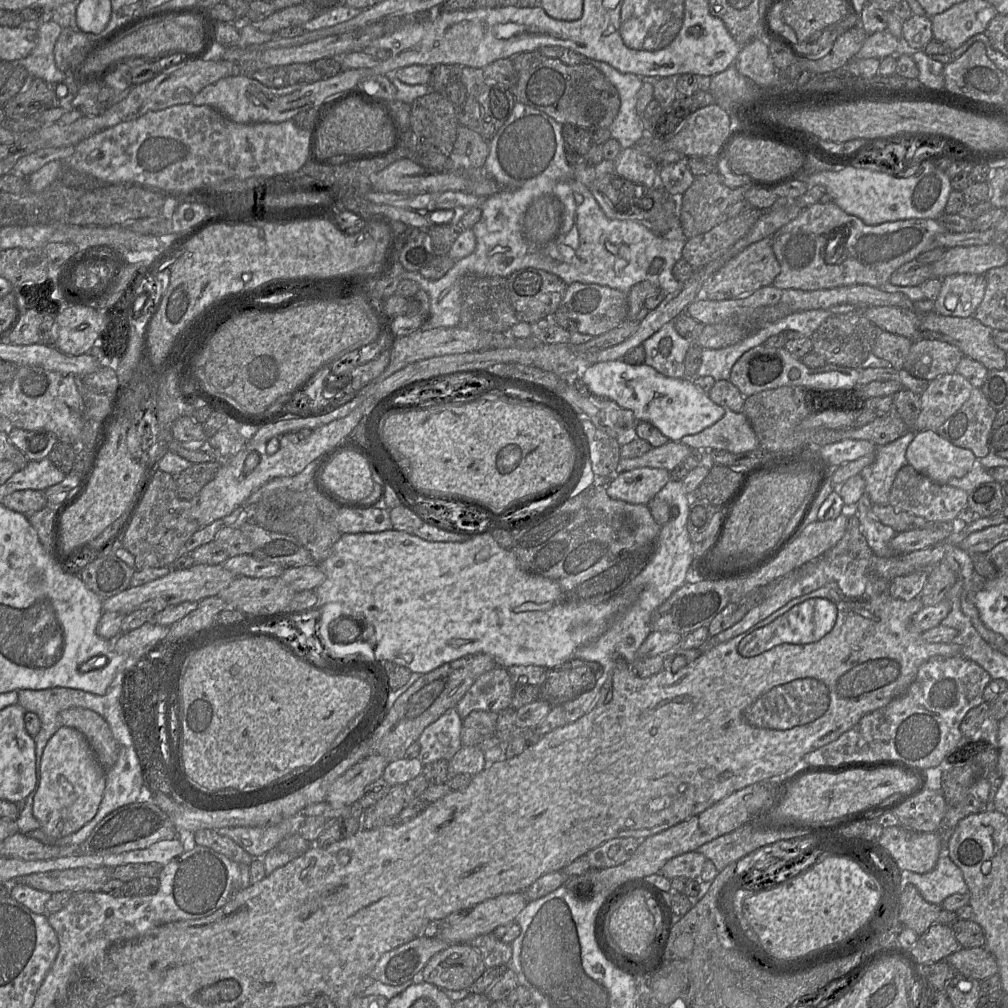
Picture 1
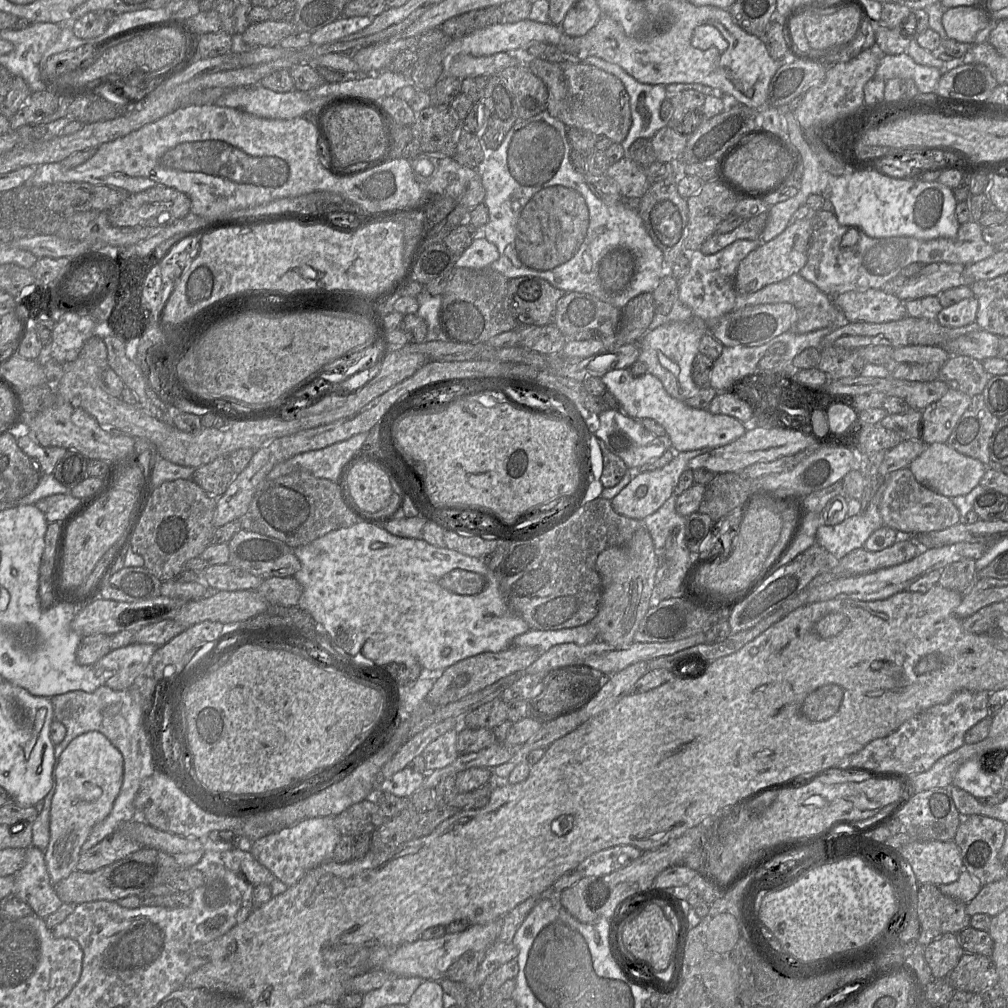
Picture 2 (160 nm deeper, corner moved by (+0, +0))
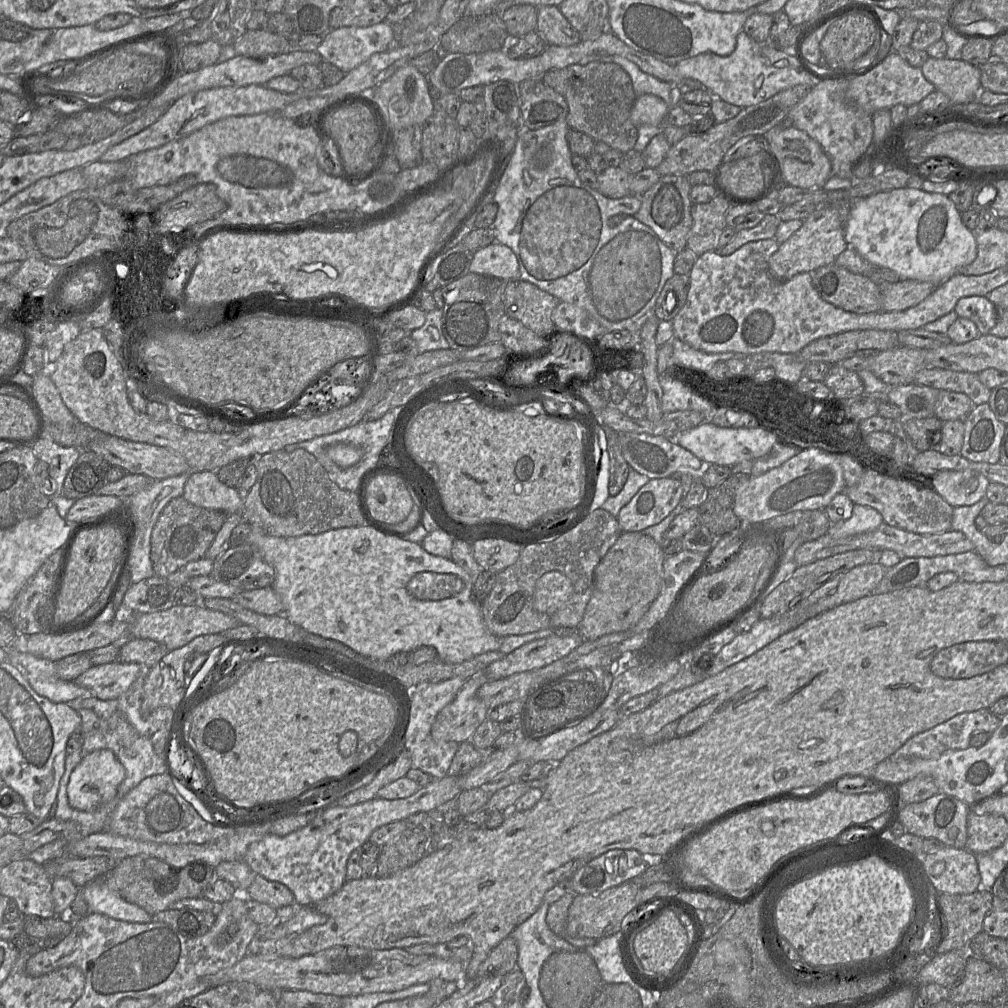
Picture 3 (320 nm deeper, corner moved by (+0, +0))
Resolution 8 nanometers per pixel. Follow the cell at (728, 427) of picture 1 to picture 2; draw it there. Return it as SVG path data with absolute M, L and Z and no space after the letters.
M710 449L675 451L673 459L664 467L650 471L640 470L611 500L613 509L621 515L637 520L643 520L648 515L653 514L673 494L681 474L688 469L689 460L708 450Z

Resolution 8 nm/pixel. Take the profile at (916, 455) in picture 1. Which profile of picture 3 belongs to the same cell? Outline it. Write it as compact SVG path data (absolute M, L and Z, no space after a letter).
M943 470L931 477L930 487L953 508L970 506L986 495L990 481L972 470Z

